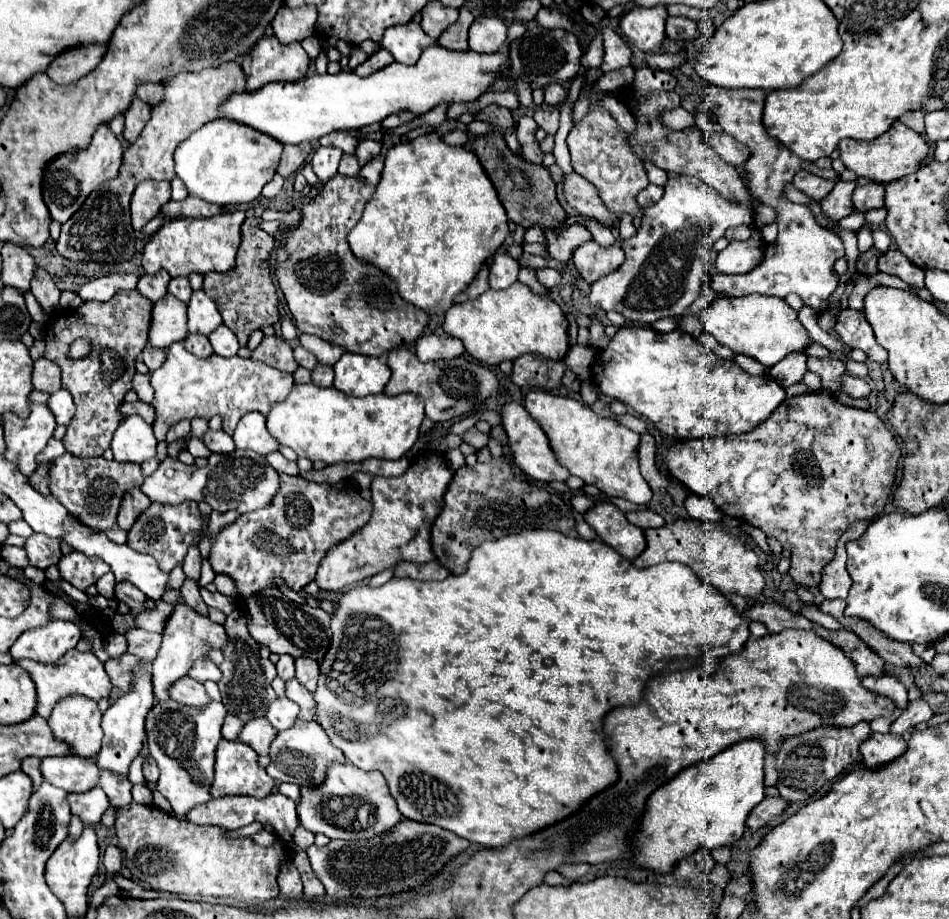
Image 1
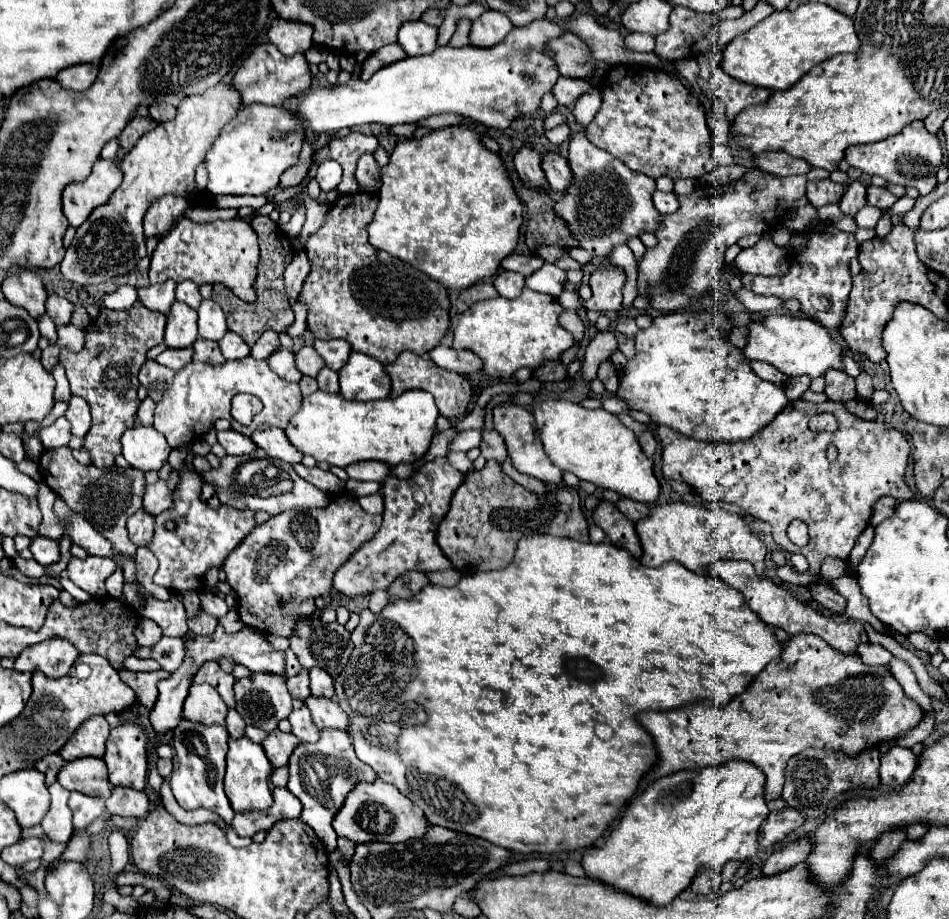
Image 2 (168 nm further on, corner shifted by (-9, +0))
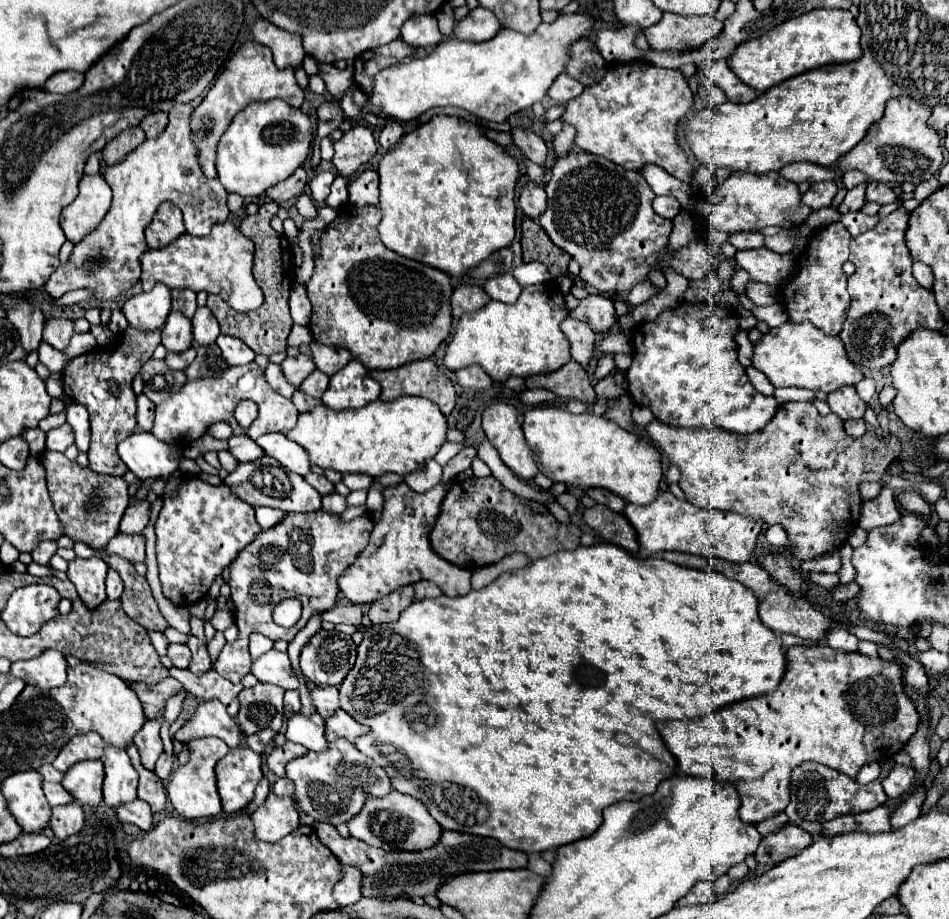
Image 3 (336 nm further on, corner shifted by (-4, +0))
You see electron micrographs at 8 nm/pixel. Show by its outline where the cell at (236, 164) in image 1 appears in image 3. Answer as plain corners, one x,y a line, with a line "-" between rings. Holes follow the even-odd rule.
283,100
255,102
241,110
227,132
223,134
217,150
217,174
227,192
243,198
255,198
269,186
287,180
311,152
311,120
299,108

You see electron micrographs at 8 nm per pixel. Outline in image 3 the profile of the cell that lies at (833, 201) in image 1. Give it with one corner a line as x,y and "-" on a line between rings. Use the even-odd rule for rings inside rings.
859,184
853,190
847,190
847,196
841,202
839,212
849,214
849,212
855,212
855,210
861,210
863,204
865,204
865,184

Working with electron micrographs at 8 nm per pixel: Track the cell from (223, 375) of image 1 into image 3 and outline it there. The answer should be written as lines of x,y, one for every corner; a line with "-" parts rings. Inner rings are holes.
249,362
247,366
231,366
227,368
219,378
197,378
189,380
175,396
167,398
161,402
155,410
155,426
153,426
153,436
157,436
163,442
169,444
189,444
197,438
201,438
207,428
215,422
227,422
233,428
233,434
243,434
245,430
237,424
233,410
241,400
251,400
257,404
259,414
253,420
253,424
247,430
247,436
257,440
261,434
269,432
281,432
287,434
295,424
297,424
297,408
293,406
291,400
279,396
265,380
263,370
255,364

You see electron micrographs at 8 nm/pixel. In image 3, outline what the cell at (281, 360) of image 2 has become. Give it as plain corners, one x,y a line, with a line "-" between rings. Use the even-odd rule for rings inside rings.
269,364
269,366
265,368
265,378
267,378
269,386
271,386
275,392
279,392
281,396
285,396
285,398
291,398
291,396
293,396
295,386
291,386
291,384
287,384
287,380
283,380
283,372
281,372
279,364

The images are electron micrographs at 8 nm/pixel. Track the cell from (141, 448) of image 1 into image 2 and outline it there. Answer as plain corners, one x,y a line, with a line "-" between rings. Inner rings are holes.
136,424
122,434
122,456
130,466
140,468
142,472
160,470
168,460
170,450
172,448
154,426

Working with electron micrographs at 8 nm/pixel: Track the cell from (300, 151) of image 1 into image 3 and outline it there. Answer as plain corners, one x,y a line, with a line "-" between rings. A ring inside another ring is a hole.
297,168
287,180
267,188
267,196
277,202
277,204
285,204
285,202
291,202
295,198
299,198
305,190
305,182
307,182
307,174
303,168

